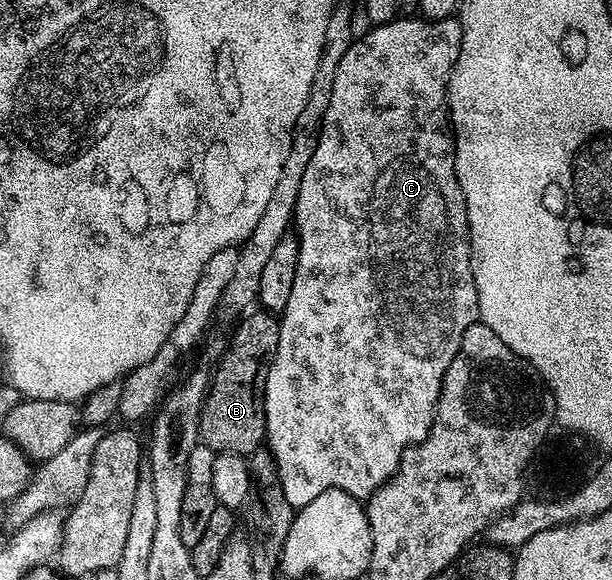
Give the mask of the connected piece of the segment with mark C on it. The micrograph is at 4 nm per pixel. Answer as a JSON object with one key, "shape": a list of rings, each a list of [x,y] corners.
{"shape":[[[399,16],[393,22],[386,22],[382,26],[371,25],[370,31],[363,38],[355,37],[351,46],[340,60],[340,66],[336,68],[335,80],[332,81],[331,100],[328,101],[327,111],[324,112],[321,130],[318,134],[316,150],[312,155],[312,160],[305,169],[304,178],[300,183],[299,198],[296,200],[293,218],[293,229],[296,231],[298,239],[298,263],[296,264],[296,280],[292,283],[292,292],[288,299],[288,308],[284,308],[280,315],[279,344],[275,354],[267,369],[266,388],[263,392],[263,412],[266,413],[266,435],[265,445],[275,460],[275,466],[279,472],[280,484],[283,485],[284,495],[288,498],[288,503],[295,508],[301,508],[312,504],[320,492],[329,490],[343,490],[352,497],[359,500],[369,499],[375,494],[383,484],[398,471],[398,462],[402,458],[402,453],[412,444],[422,442],[428,436],[428,432],[434,423],[434,411],[438,408],[438,397],[442,391],[442,377],[448,372],[452,360],[458,357],[462,337],[468,327],[479,321],[478,317],[478,297],[476,296],[476,284],[474,282],[456,282],[456,264],[462,258],[470,258],[470,225],[468,224],[468,212],[466,211],[466,201],[464,200],[465,190],[460,188],[460,180],[456,176],[456,164],[454,163],[454,136],[452,133],[452,123],[450,120],[450,102],[446,99],[446,93],[450,90],[450,73],[460,56],[462,47],[462,23],[457,17],[428,19],[421,16],[415,18],[405,18]]]}

